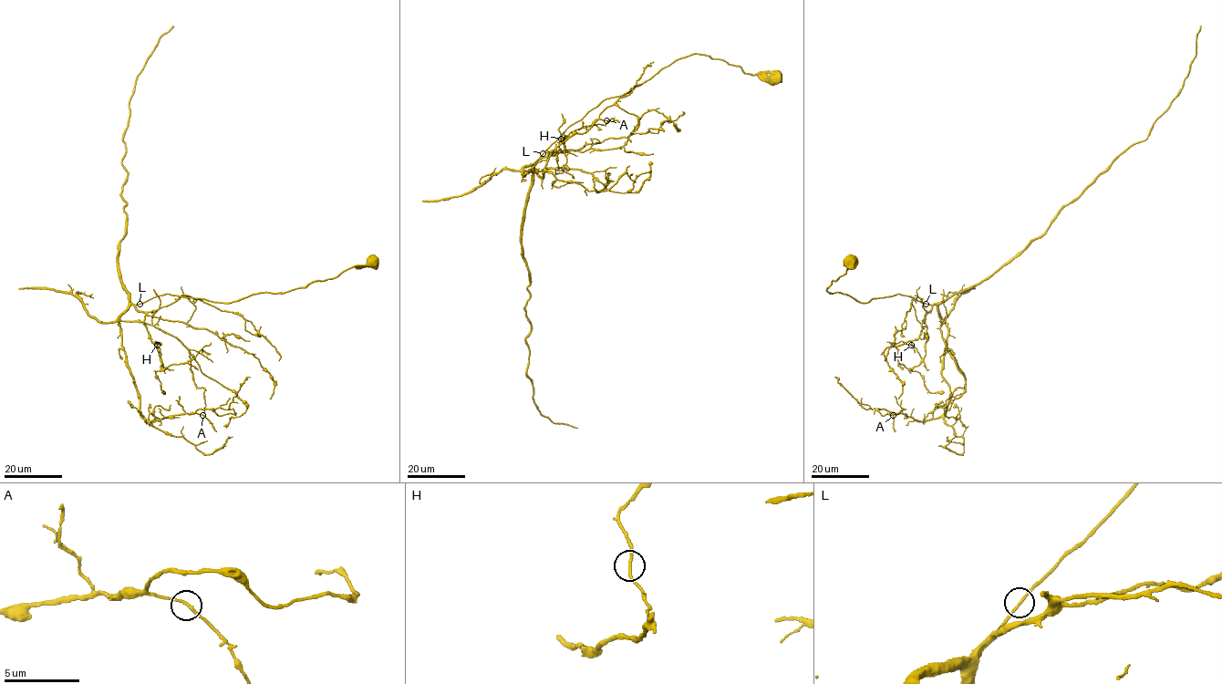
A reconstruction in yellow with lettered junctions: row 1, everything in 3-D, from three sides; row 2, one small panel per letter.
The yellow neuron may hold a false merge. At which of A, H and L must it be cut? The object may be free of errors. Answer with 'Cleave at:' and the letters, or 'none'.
Cleave at: none

